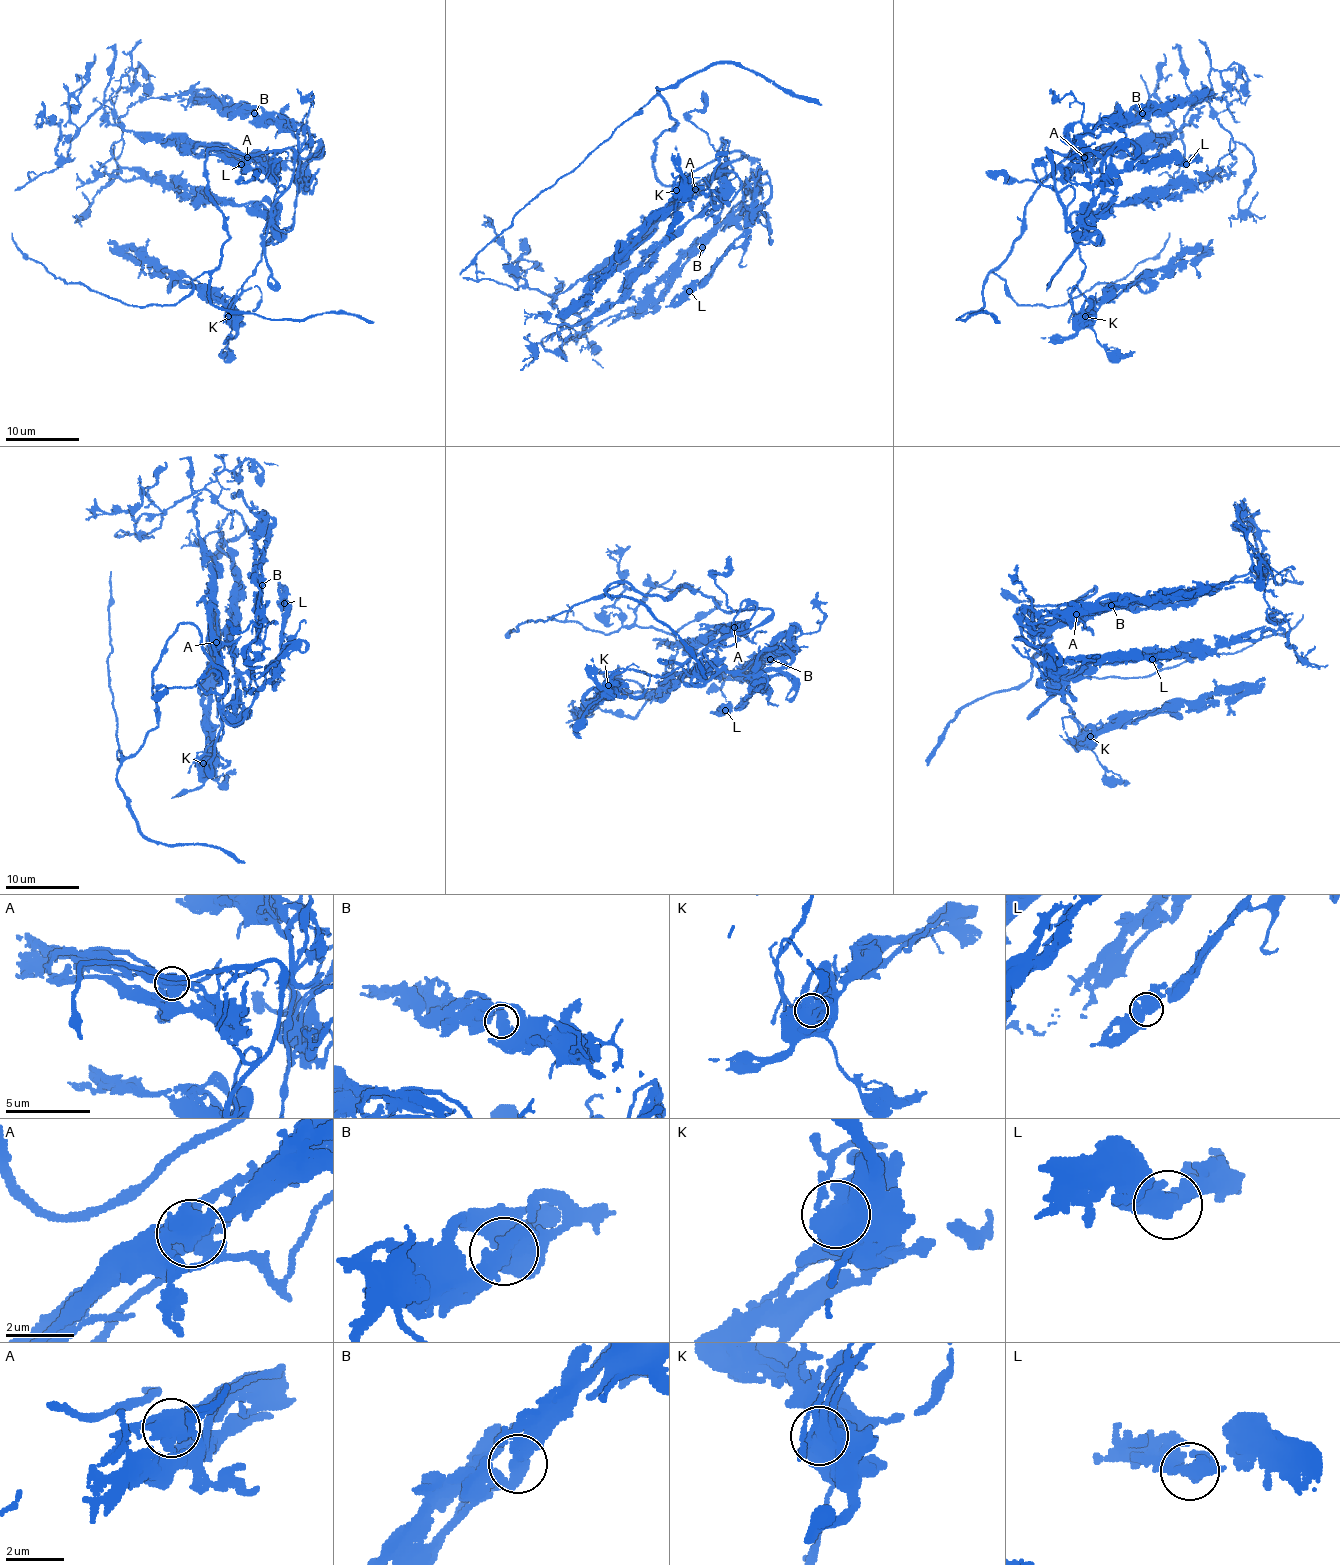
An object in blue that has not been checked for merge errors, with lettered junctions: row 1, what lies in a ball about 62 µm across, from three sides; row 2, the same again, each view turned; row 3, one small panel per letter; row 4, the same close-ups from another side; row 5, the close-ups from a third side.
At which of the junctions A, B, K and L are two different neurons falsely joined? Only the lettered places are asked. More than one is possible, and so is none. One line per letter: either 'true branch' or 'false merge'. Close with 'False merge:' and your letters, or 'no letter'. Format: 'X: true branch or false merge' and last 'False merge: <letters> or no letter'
A: true branch
B: true branch
K: true branch
L: true branch
False merge: no letter

